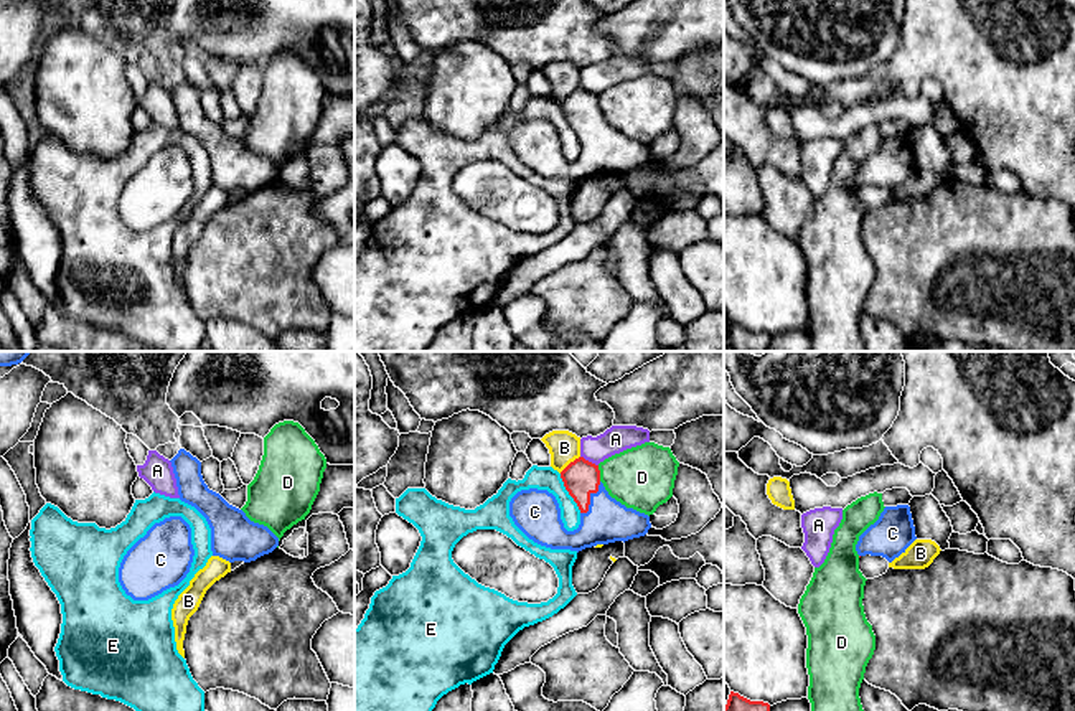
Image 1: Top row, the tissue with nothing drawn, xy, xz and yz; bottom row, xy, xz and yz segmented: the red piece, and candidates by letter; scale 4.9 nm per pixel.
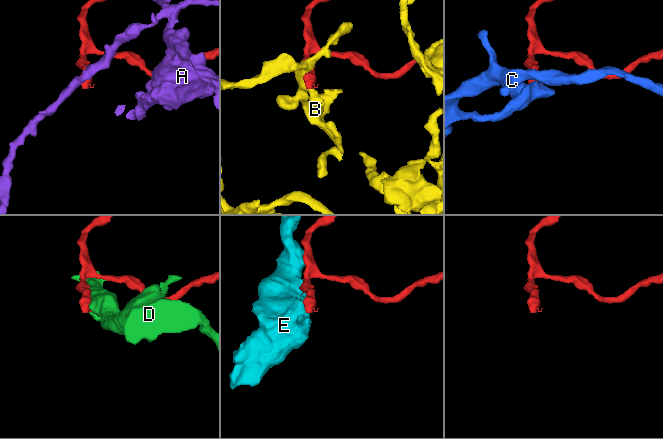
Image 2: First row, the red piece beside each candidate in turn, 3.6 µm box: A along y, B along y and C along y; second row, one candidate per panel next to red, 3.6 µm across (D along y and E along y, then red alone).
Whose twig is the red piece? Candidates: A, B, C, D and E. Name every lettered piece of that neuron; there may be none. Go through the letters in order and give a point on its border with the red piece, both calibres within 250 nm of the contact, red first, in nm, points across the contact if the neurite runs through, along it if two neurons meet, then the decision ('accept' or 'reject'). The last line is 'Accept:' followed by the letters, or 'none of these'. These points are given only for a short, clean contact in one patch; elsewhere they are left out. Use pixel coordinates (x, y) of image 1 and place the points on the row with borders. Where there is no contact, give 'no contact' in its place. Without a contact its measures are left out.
A: meets red in xz at (587, 461); 180 nm thick on the red side, 130 nm on the other; border along xz (581, 456), (597, 466); reject
B: meets red in xz at (571, 462); 180 nm thick on the red side, 160 nm on the other; reject
C: meets red in xz at (589, 499); 180 nm thick on the red side, 220 nm on the other; runs through xz (581, 477), (589, 499), (607, 520); accept
D: meets red in xz at (599, 474); 180 nm thick on the red side, 300 nm on the other; reject
E: meets red in xz at (569, 494); 180 nm thick on the red side, 110 nm on the other; reject
Accept: C

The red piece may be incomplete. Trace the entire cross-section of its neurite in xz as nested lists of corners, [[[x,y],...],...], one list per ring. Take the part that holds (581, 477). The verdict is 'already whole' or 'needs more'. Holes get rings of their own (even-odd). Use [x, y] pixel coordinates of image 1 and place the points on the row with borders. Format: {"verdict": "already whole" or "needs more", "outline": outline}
{"verdict": "needs more", "outline": [[[584,457],[570,462],[561,478],[580,510],[580,525],[574,531],[564,528],[559,503],[547,490],[521,490],[509,501],[509,516],[534,543],[579,553],[645,536],[651,528],[648,515],[627,508],[608,495],[600,482],[599,465]]]}

